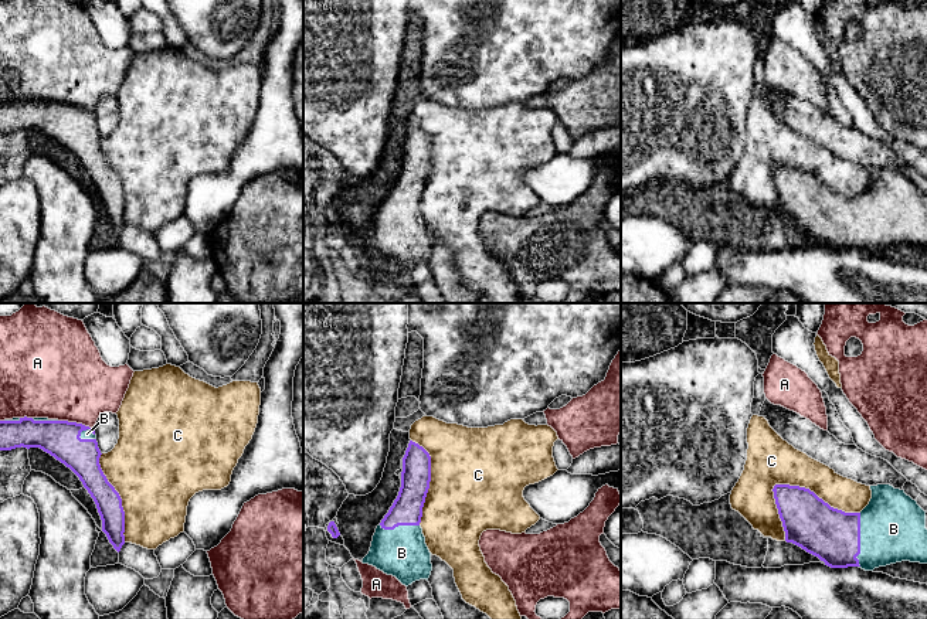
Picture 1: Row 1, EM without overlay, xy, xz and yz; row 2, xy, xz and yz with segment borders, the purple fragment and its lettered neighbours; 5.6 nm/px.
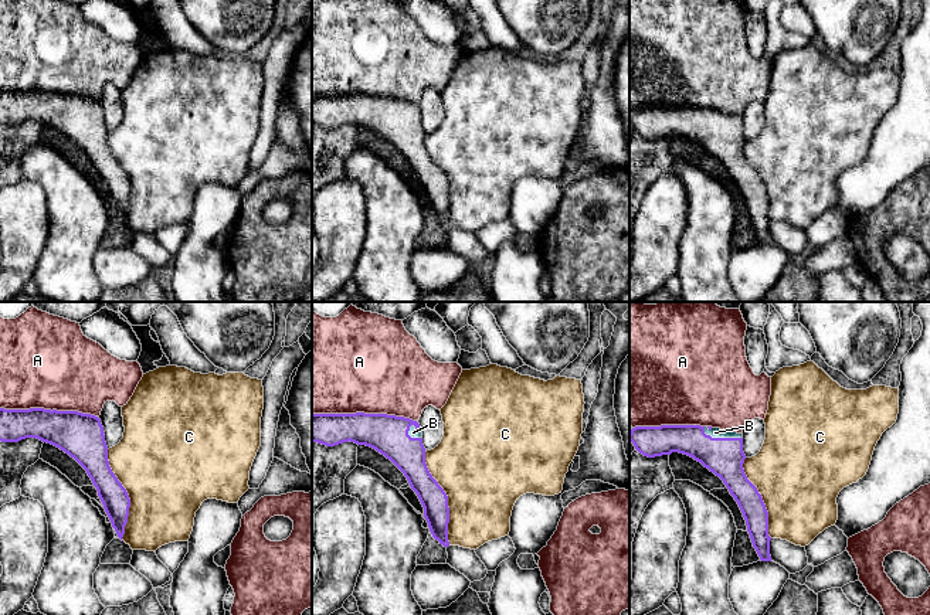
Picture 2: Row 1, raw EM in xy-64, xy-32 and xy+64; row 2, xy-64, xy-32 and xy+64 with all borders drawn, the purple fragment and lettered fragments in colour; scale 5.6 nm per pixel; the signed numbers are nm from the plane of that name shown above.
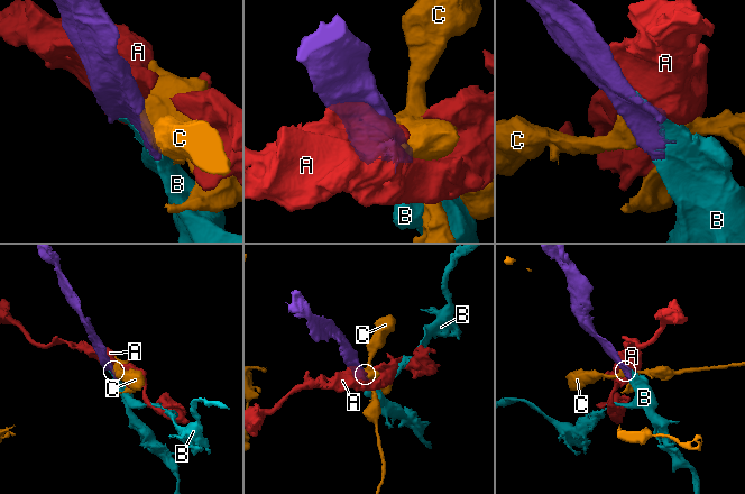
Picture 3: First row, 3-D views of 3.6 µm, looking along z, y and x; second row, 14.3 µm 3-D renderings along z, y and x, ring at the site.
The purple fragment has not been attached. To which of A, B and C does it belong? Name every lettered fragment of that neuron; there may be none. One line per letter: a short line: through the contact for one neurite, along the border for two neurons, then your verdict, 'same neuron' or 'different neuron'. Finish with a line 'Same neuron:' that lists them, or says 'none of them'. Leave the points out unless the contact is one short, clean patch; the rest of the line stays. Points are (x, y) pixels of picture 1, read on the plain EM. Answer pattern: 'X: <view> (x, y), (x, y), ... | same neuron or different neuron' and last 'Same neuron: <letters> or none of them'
A: different neuron
B: same neuron
C: different neuron
Same neuron: B

